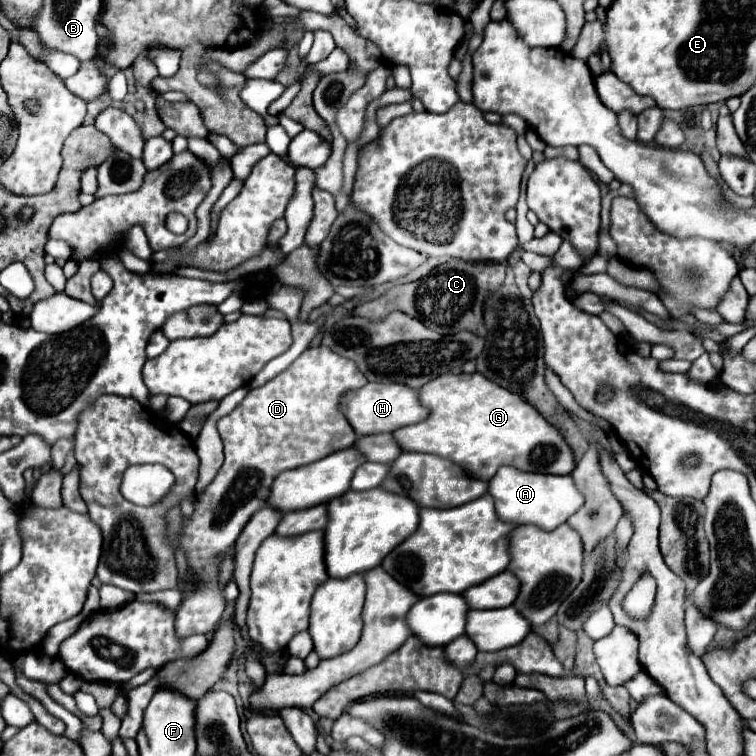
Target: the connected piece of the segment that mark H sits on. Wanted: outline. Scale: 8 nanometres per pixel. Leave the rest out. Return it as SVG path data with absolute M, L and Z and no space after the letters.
M368 383L362 389L350 391L340 401L340 411L356 431L356 435L374 435L374 433L392 433L398 427L422 421L428 411L420 405L418 393L406 385L390 383Z

